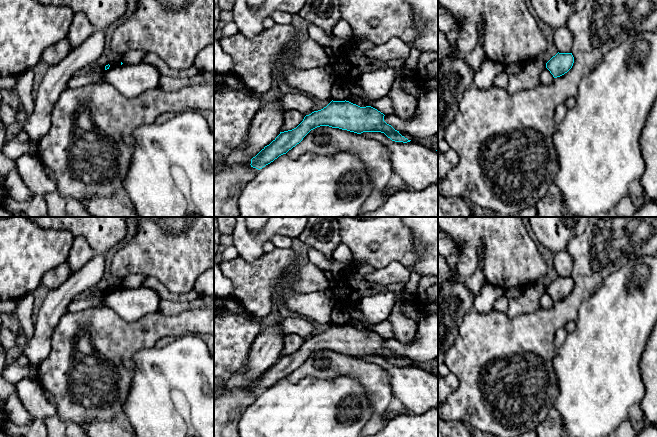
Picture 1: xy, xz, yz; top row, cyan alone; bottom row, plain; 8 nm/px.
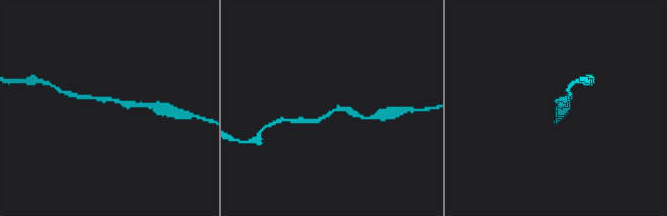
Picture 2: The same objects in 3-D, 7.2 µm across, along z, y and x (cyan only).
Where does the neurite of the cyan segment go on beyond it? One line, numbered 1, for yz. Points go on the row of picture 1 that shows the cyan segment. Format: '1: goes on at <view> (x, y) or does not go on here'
1: does not go on here

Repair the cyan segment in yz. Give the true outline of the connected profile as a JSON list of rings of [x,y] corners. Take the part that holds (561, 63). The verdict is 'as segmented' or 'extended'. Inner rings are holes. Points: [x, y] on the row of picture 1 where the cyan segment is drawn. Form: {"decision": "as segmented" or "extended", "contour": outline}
{"decision": "as segmented", "contour": [[[557,53],[547,63],[546,68],[554,78],[560,77],[567,73],[573,66],[574,57],[572,53]]]}

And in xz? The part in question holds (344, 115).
{"decision": "as segmented", "contour": [[[331,101],[321,110],[306,115],[294,129],[280,134],[255,157],[251,159],[251,167],[258,170],[273,162],[279,156],[299,144],[313,129],[320,126],[339,128],[357,134],[363,132],[381,132],[395,142],[407,143],[408,140],[399,131],[384,121],[384,114],[377,109],[360,107],[349,101]]]}

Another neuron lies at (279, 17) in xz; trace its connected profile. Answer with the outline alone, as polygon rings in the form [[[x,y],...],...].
[[[274,11],[271,13],[270,17],[276,24],[291,24],[293,19],[292,14],[283,11]]]

